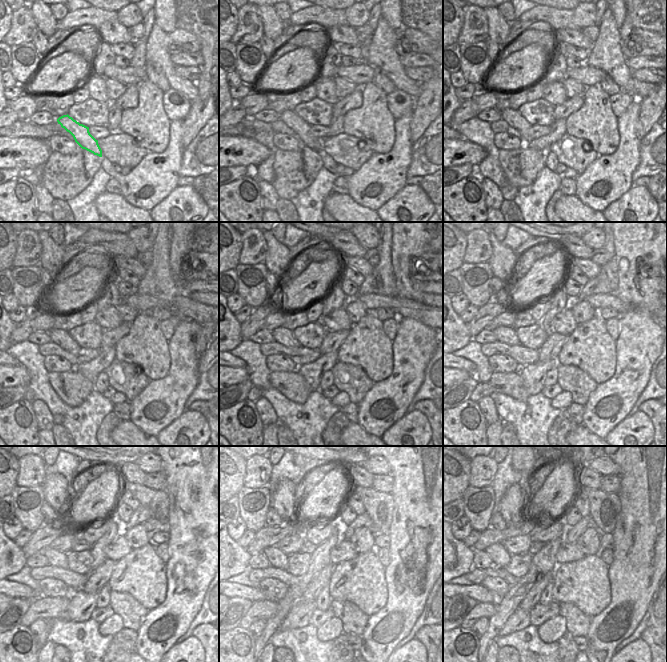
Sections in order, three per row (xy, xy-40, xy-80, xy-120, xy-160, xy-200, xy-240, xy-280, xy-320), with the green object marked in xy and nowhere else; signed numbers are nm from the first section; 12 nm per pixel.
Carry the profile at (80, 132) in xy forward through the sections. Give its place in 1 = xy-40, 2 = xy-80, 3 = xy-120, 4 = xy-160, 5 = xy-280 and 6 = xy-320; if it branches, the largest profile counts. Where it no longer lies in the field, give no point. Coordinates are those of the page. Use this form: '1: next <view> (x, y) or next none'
1: next xy-40 (290, 118)
2: next xy-80 (512, 117)
3: next xy-120 (60, 337)
4: next xy-160 (284, 336)
5: next xy-280 (278, 559)
6: next xy-320 (500, 557)

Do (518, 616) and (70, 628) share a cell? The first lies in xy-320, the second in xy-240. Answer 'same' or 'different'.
different

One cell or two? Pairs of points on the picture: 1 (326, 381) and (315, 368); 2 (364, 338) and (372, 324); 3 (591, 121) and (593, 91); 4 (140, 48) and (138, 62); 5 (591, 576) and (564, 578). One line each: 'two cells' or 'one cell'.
1: two cells
2: one cell
3: one cell
4: one cell
5: one cell

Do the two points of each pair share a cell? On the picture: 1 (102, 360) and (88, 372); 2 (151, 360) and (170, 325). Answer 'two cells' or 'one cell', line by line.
1: one cell
2: two cells

